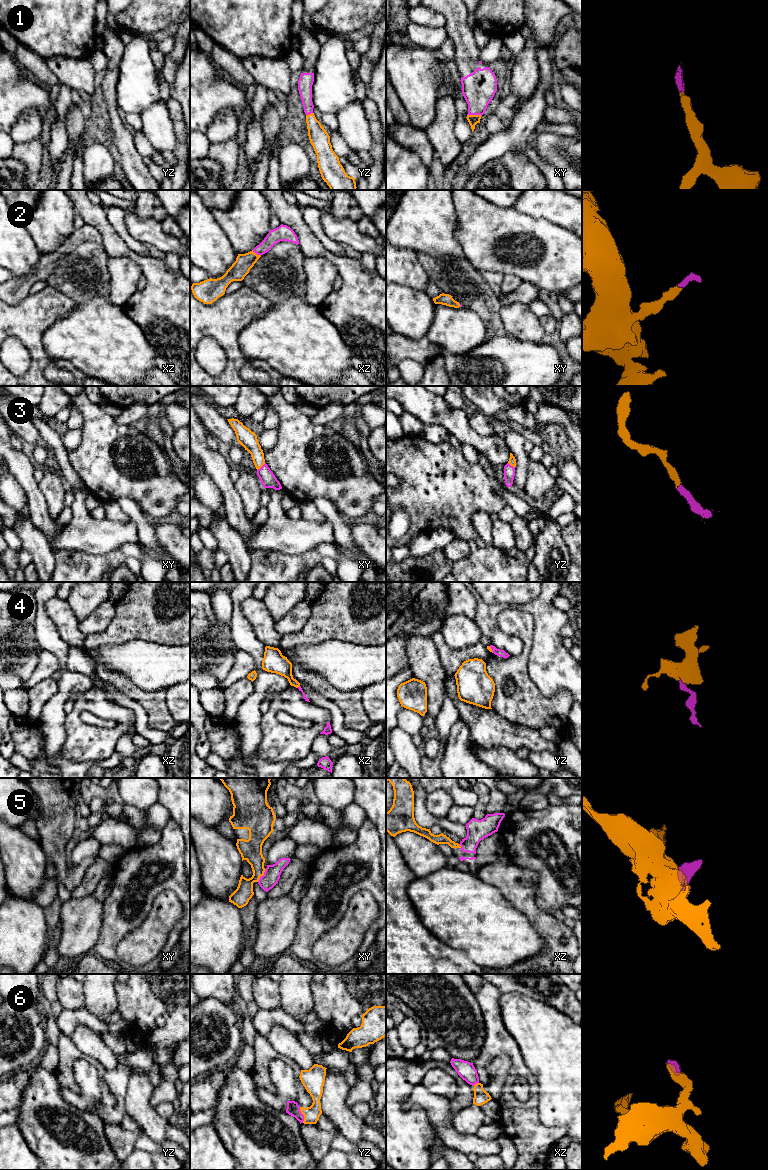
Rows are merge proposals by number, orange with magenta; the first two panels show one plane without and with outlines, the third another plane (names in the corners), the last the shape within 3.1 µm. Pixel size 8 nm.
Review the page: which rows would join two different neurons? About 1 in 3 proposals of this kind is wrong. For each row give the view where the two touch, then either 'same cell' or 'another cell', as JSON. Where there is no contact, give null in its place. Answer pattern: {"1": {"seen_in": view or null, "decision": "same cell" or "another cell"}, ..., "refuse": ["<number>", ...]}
{"1": {"seen_in": "xy", "decision": "same cell"}, "2": {"seen_in": "xz", "decision": "same cell"}, "3": {"seen_in": "xy", "decision": "same cell"}, "4": {"seen_in": "yz", "decision": "same cell"}, "5": {"seen_in": "xy", "decision": "same cell"}, "6": {"seen_in": "yz", "decision": "same cell"}, "refuse": []}

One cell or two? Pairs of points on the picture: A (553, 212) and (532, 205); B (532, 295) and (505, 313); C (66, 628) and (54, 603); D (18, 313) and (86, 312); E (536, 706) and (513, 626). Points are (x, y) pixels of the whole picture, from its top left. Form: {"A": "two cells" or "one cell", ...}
{"A": "one cell", "B": "two cells", "C": "one cell", "D": "two cells", "E": "one cell"}

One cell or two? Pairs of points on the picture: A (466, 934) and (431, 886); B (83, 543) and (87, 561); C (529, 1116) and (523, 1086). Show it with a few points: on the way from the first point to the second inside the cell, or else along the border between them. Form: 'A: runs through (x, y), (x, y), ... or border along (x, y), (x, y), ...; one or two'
A: runs through (466, 922), (443, 898); one
B: border along (62, 549), (75, 549), (80, 552), (104, 555); two
C: border along (534, 1091), (525, 1101), (518, 1101), (514, 1098); two

